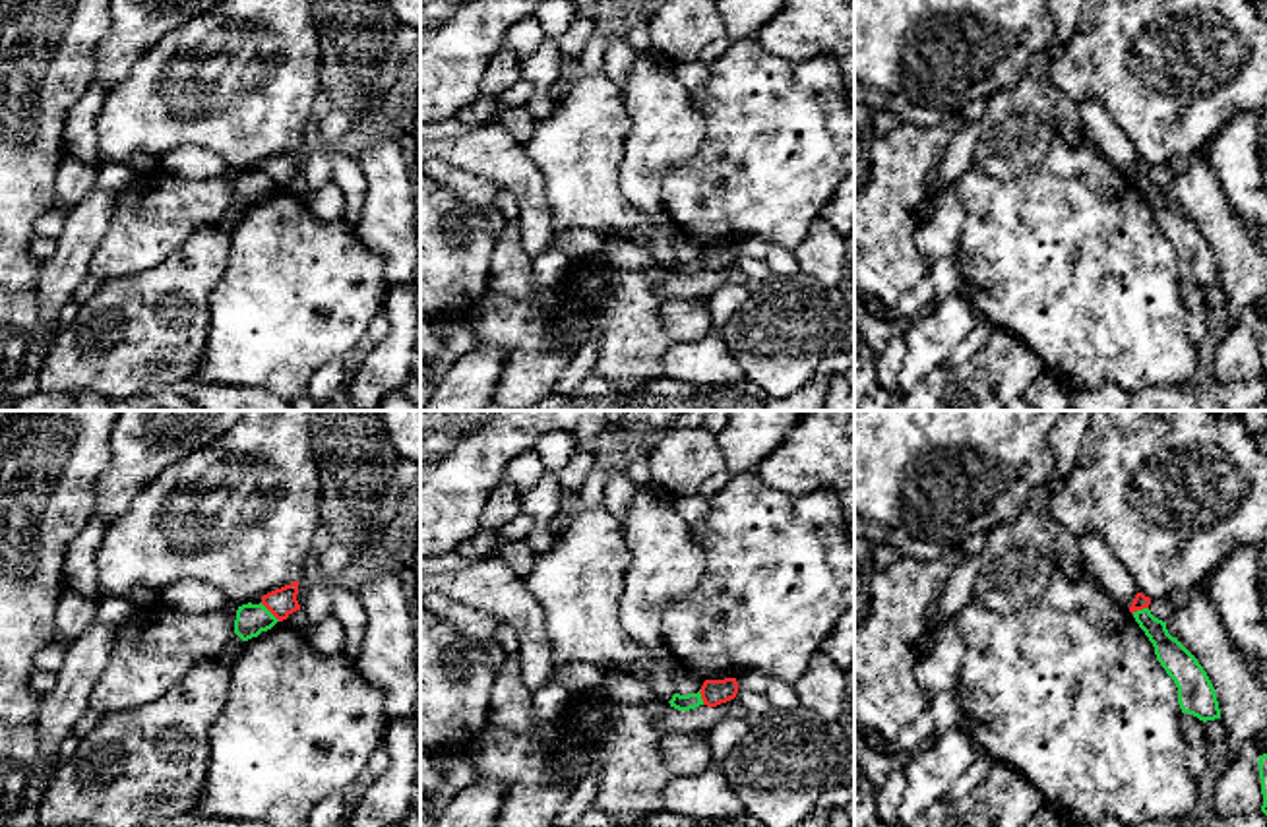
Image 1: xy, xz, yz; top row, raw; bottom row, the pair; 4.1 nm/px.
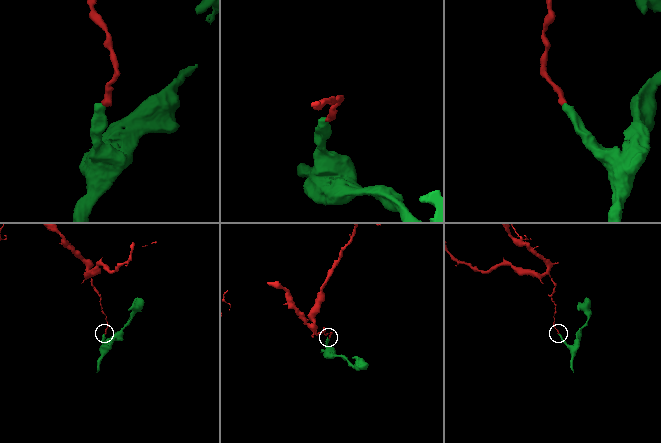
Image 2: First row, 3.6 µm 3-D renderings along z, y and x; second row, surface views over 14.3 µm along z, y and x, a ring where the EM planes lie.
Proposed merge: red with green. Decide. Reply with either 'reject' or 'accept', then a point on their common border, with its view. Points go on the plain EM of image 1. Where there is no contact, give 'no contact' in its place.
reject | xy (270, 177)

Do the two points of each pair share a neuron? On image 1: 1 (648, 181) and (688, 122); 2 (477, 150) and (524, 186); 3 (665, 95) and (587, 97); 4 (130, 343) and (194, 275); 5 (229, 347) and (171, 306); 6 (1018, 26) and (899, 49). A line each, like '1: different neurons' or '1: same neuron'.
1: same neuron
2: same neuron
3: different neurons
4: same neuron
5: different neurons
6: same neuron

